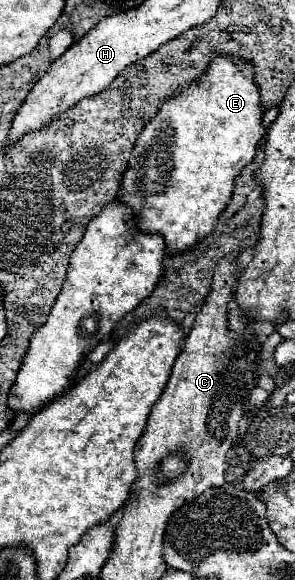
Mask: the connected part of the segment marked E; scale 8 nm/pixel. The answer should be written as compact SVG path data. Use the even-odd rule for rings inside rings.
M215 56L211 60L211 64L207 66L205 74L201 74L195 82L189 82L187 86L179 86L179 90L175 92L175 96L167 98L163 104L159 104L159 110L157 114L143 126L137 142L135 142L135 148L131 152L131 158L129 158L129 168L125 170L123 174L123 180L121 180L121 188L119 188L119 194L117 198L125 204L129 204L133 208L133 212L137 214L137 226L143 230L143 232L159 232L163 234L165 242L167 242L167 252L183 252L187 248L191 248L195 242L199 242L199 238L203 236L209 236L211 230L215 228L217 224L217 216L221 214L221 210L231 202L231 194L233 194L233 182L235 178L239 176L239 172L253 162L255 154L257 154L257 146L261 142L261 138L265 136L265 128L263 128L263 108L261 108L261 92L255 84L255 70L253 70L253 64L247 62L247 60L241 60L241 58L235 58L235 56Z

